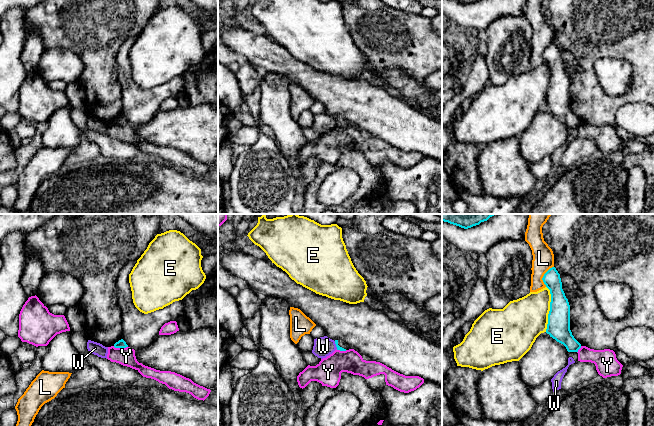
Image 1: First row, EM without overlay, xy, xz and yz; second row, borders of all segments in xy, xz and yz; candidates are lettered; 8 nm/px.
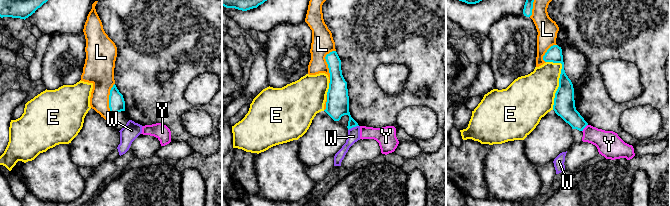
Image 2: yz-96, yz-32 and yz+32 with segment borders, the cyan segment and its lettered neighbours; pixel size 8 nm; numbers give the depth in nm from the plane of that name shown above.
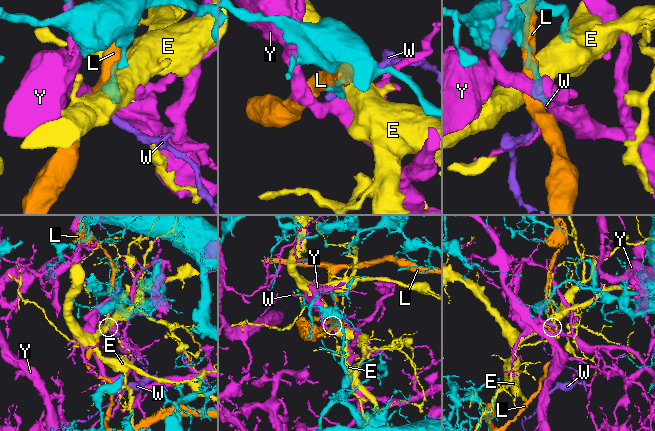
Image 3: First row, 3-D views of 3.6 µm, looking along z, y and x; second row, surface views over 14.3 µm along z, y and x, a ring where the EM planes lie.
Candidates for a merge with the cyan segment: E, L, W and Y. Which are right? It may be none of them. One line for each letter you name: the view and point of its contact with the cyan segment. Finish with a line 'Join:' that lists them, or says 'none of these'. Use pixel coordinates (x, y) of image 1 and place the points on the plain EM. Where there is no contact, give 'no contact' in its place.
Join: none of these

